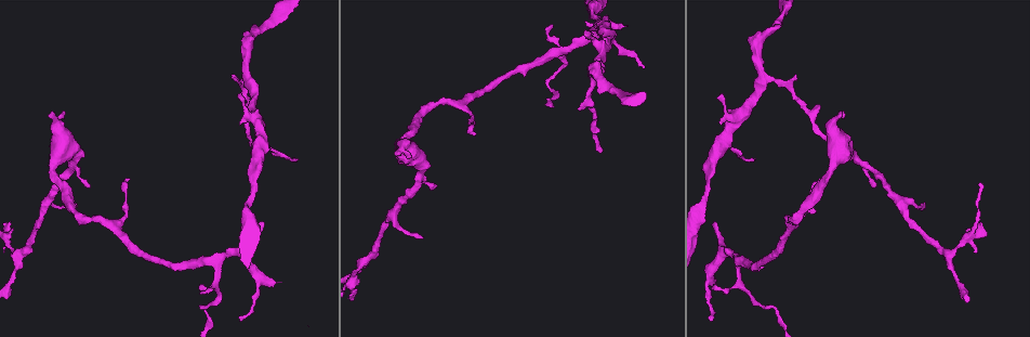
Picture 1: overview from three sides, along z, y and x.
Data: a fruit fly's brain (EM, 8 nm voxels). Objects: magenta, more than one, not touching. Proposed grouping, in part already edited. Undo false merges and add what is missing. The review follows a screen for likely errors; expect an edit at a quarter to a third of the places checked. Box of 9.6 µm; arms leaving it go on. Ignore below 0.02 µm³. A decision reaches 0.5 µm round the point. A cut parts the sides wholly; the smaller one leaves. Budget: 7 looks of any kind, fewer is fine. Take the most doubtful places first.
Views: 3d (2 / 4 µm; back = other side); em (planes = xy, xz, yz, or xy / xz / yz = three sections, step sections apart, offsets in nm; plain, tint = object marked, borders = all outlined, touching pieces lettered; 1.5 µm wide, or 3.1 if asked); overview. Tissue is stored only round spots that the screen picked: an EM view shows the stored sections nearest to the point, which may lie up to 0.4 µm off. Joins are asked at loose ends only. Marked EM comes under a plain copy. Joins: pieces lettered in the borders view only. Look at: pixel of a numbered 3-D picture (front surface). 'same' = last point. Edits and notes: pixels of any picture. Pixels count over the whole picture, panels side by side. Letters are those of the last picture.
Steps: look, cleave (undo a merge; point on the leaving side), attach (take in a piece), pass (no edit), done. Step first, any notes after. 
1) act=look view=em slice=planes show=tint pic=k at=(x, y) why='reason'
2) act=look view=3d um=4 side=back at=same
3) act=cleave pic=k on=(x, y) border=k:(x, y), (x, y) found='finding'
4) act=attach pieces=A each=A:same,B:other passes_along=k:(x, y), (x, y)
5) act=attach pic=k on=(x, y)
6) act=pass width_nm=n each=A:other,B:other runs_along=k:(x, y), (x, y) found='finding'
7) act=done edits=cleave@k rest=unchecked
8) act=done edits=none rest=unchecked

act=look view=em slice=planes show=tint pic=1 at=(281, 282) why='branch stops here'

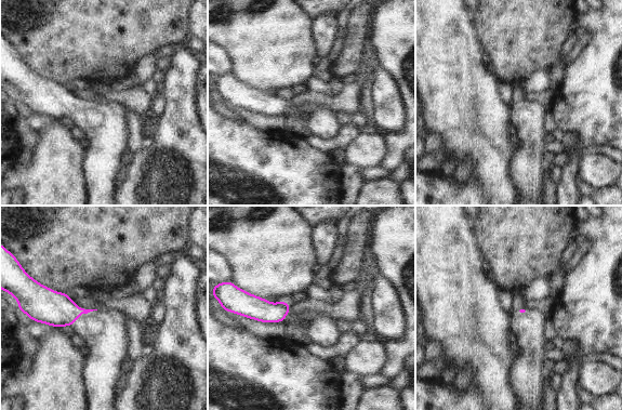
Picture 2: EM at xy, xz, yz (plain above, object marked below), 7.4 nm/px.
act=look view=em slice=planes show=borders at=same why='what lies round it'

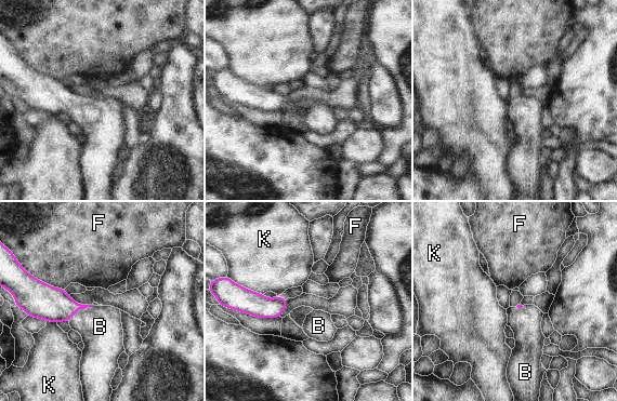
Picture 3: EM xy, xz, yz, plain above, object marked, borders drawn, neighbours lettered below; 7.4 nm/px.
act=attach pieces=B each=B:same,F:other,K:other found='the neuron continues'

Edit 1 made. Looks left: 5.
act=look view=overview why='see it whole again'

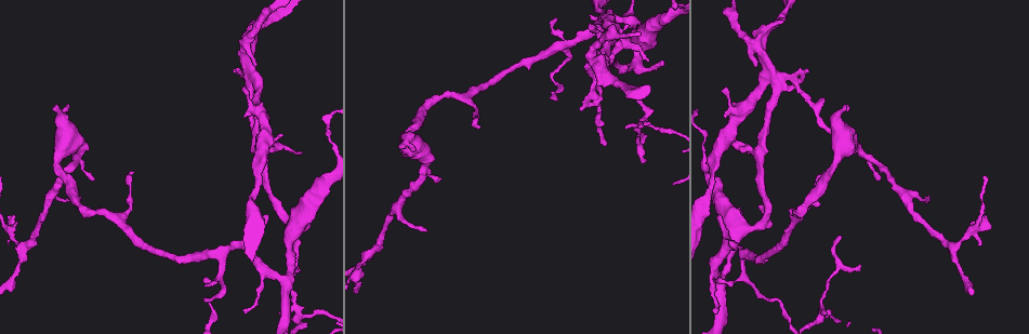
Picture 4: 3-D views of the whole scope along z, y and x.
act=look view=3d um=4 side=back pic=4 at=(244, 88) why='free end'

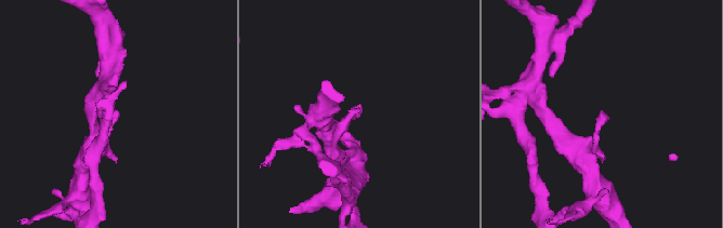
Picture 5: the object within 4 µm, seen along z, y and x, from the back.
act=look view=em slice=planes show=borders pic=5 at=(599, 113) why='now the EM'

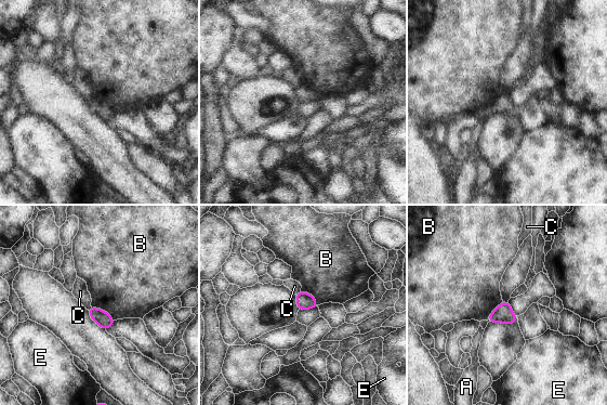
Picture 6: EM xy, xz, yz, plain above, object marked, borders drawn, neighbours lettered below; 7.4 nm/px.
act=pass longest_contact=B:220nm each=A:other,B:other,C:other,E:other found='no lettered piece goes on from it'

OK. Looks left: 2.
act=look view=em slice=planes show=borders pic=4 at=(427, 231) why='free end'

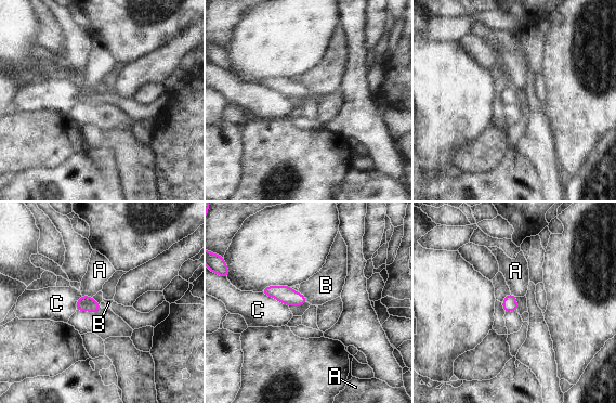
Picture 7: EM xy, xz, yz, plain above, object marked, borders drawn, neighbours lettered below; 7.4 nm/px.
act=pass width_nm=110 each=A:other,B:other,C:other found='none of them fits'

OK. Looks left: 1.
act=done edits=attach@3 rest=unchecked

